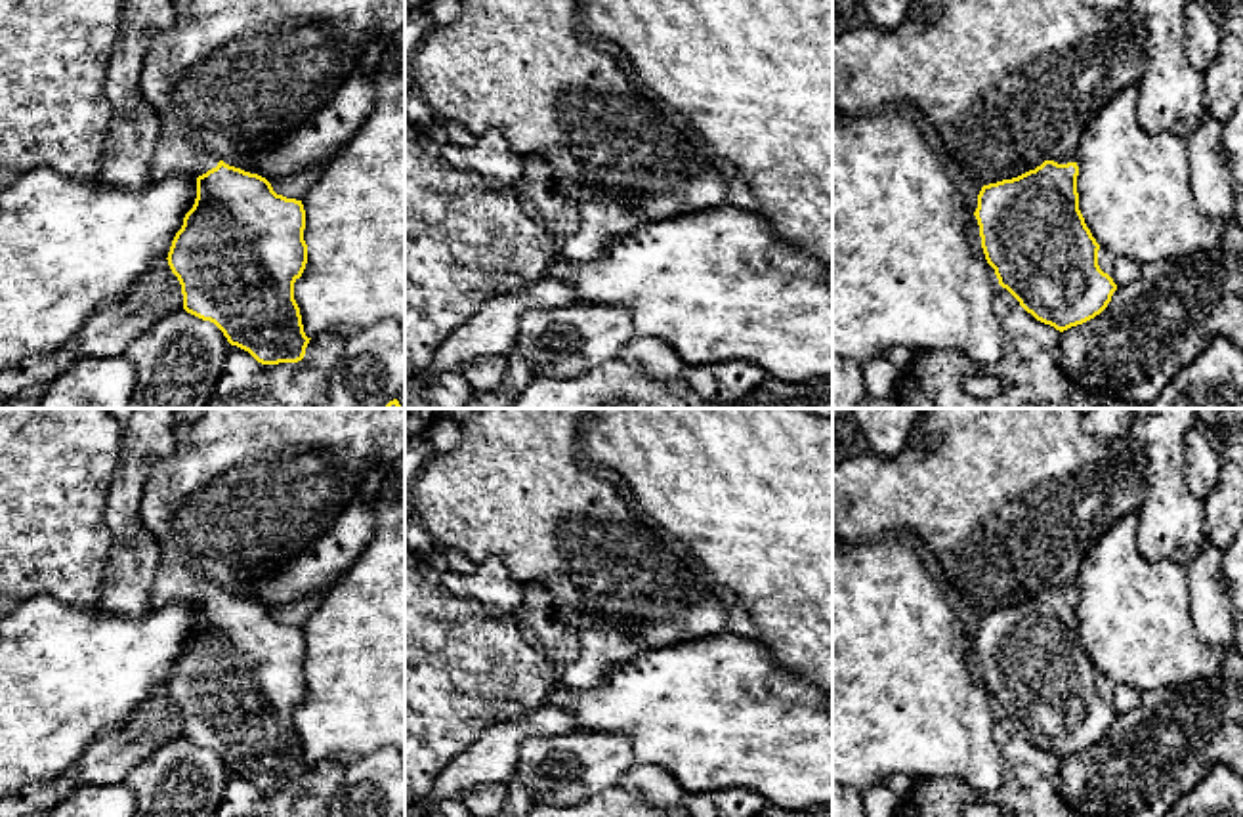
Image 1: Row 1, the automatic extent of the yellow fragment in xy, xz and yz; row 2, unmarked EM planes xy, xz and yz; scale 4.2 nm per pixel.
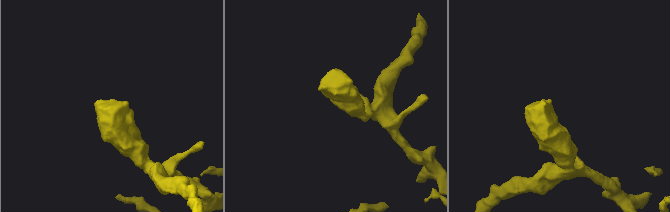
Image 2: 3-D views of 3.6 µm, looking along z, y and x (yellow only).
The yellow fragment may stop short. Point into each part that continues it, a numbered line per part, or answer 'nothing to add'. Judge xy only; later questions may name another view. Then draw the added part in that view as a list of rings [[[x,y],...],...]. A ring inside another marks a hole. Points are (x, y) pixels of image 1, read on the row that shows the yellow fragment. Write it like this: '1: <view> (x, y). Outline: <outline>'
1: xy (172, 155). Outline: [[[160,134],[151,157],[151,179],[160,181],[174,174],[199,178],[216,168],[218,162],[220,158],[204,143]]]

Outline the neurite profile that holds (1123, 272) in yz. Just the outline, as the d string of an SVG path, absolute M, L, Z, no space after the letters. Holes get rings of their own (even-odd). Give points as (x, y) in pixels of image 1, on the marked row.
M1107 248L1098 250L1098 265L1107 273L1117 286L1127 286L1140 277L1142 263L1125 256L1113 254Z

